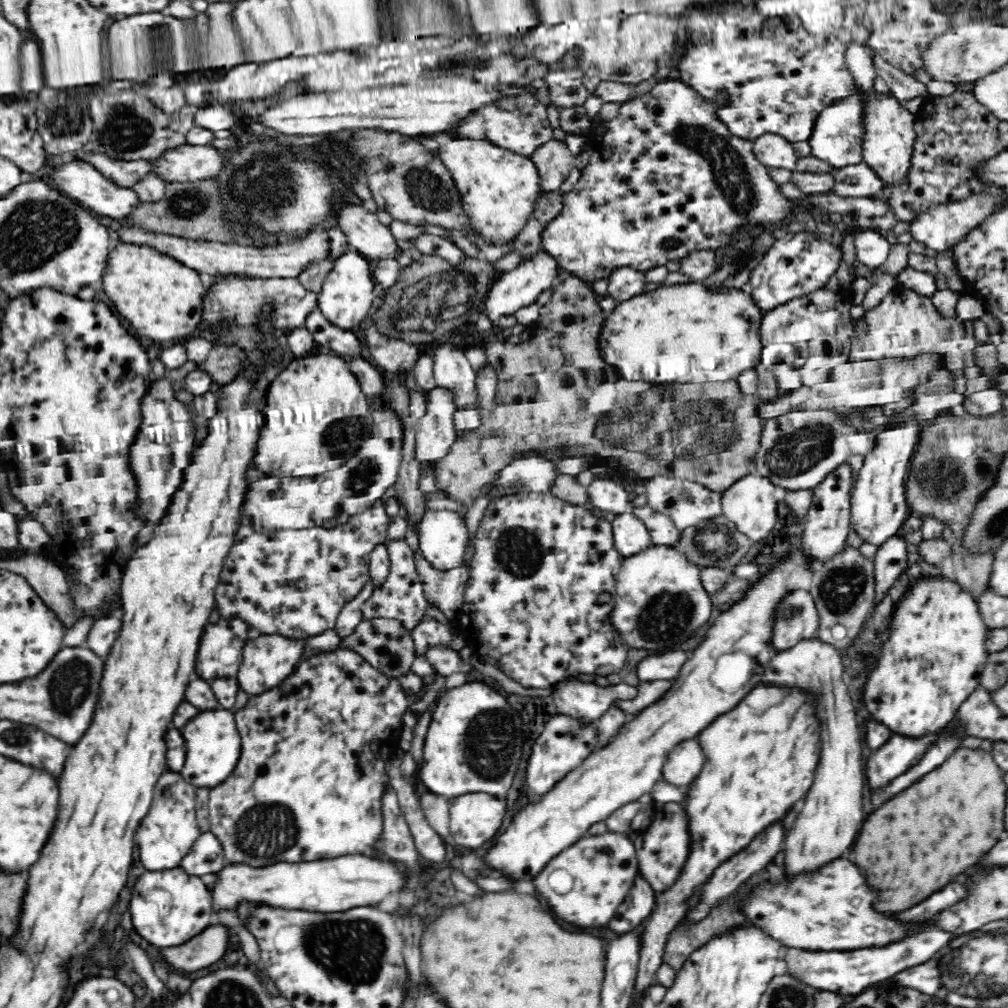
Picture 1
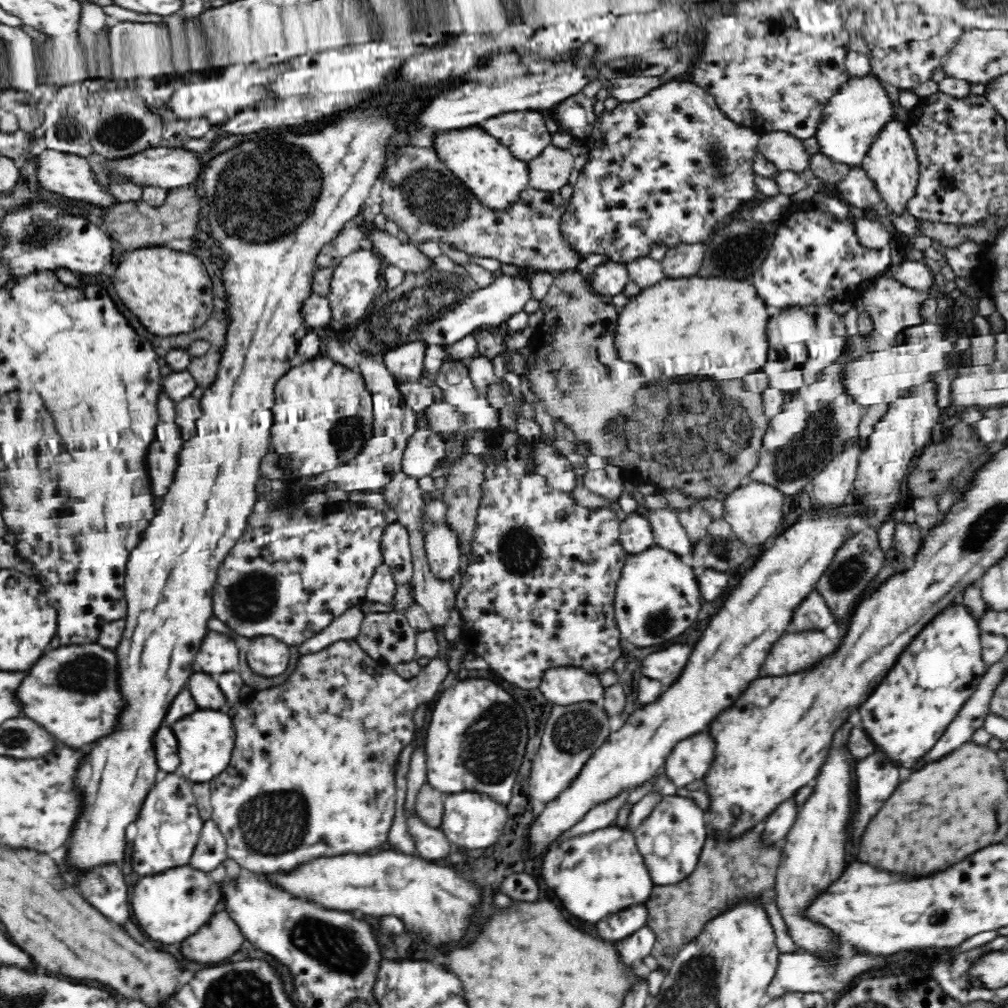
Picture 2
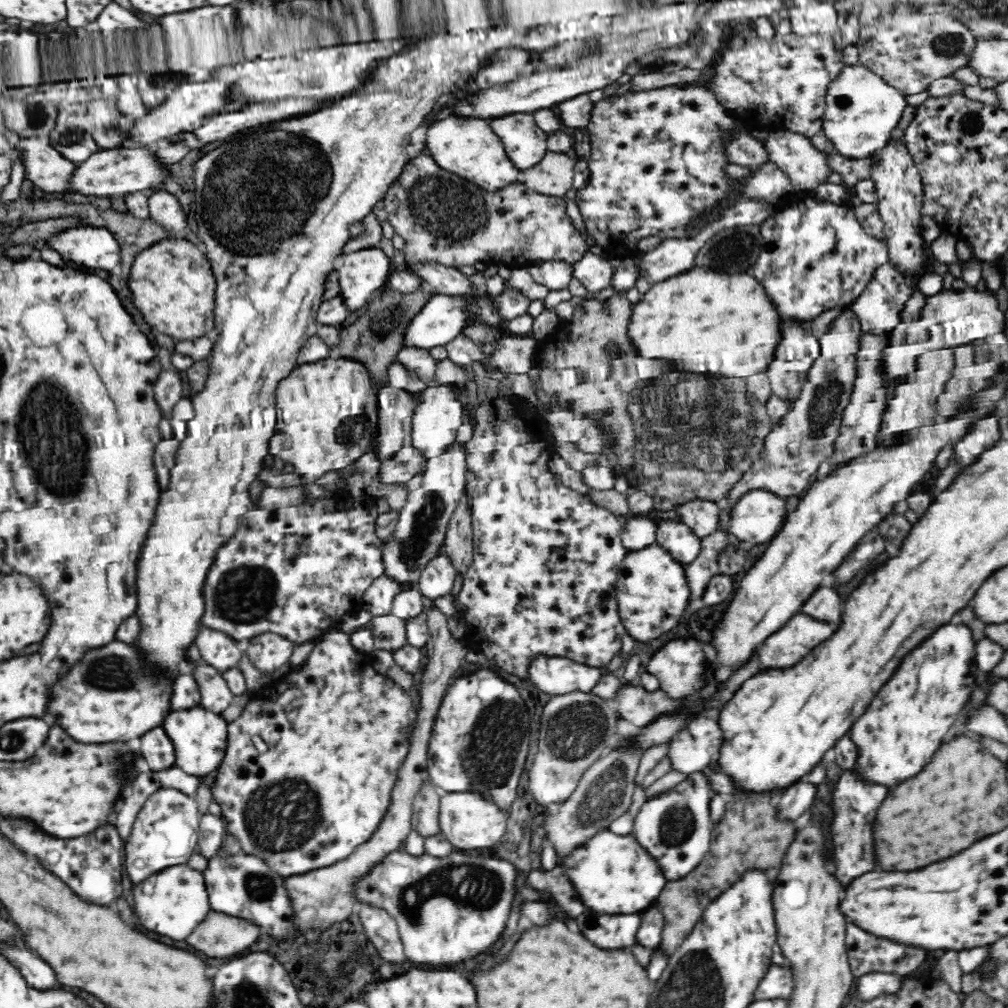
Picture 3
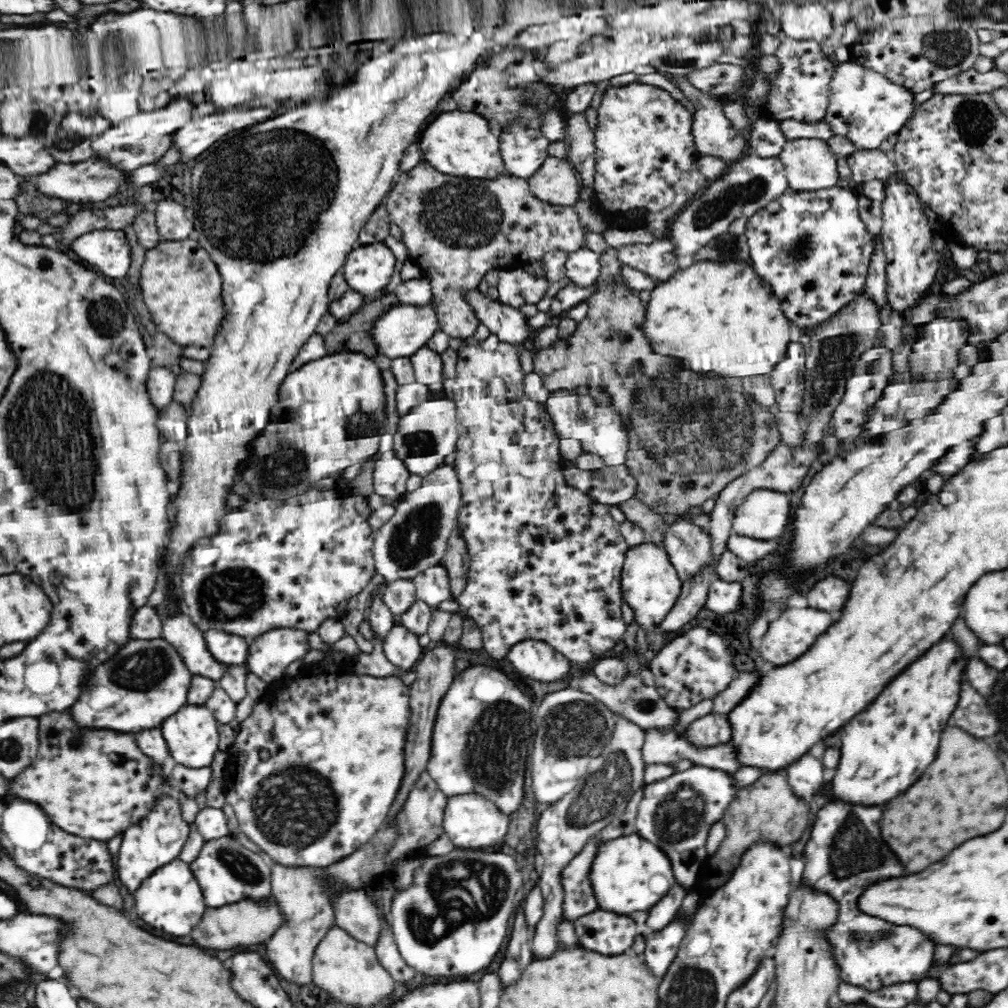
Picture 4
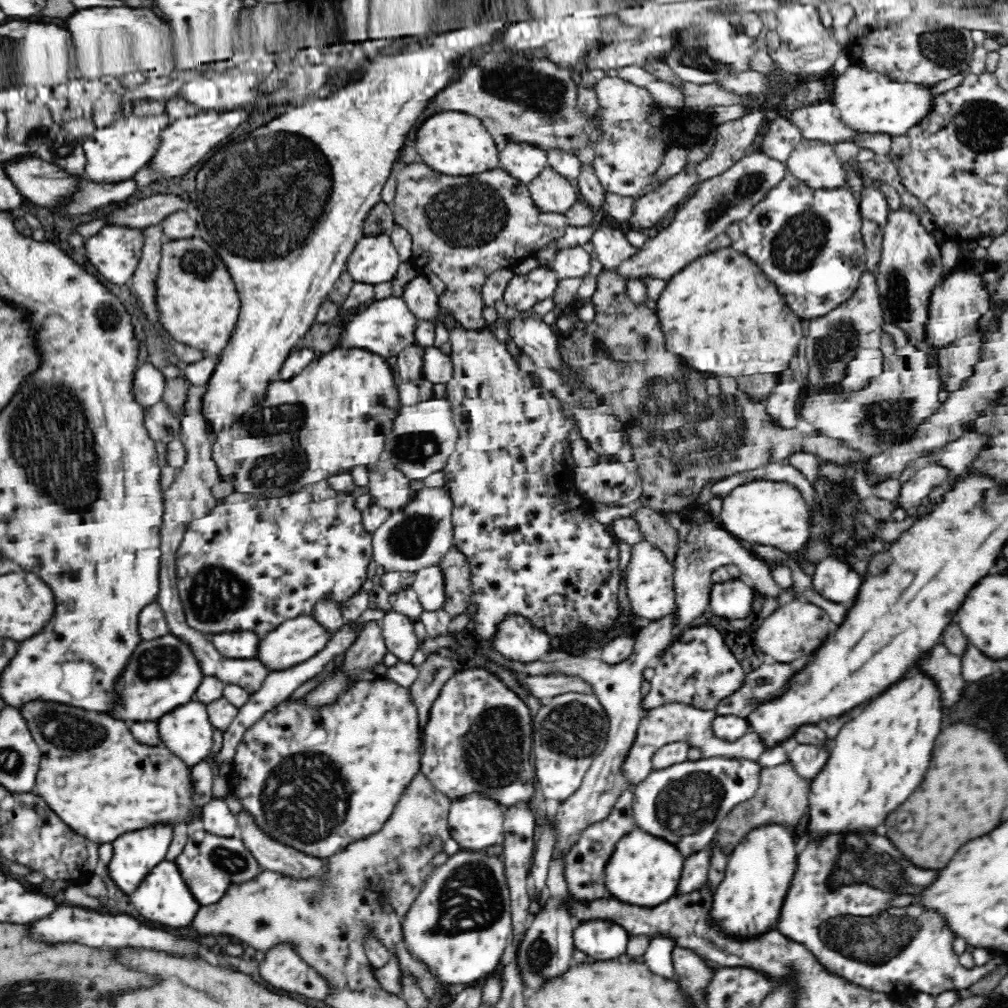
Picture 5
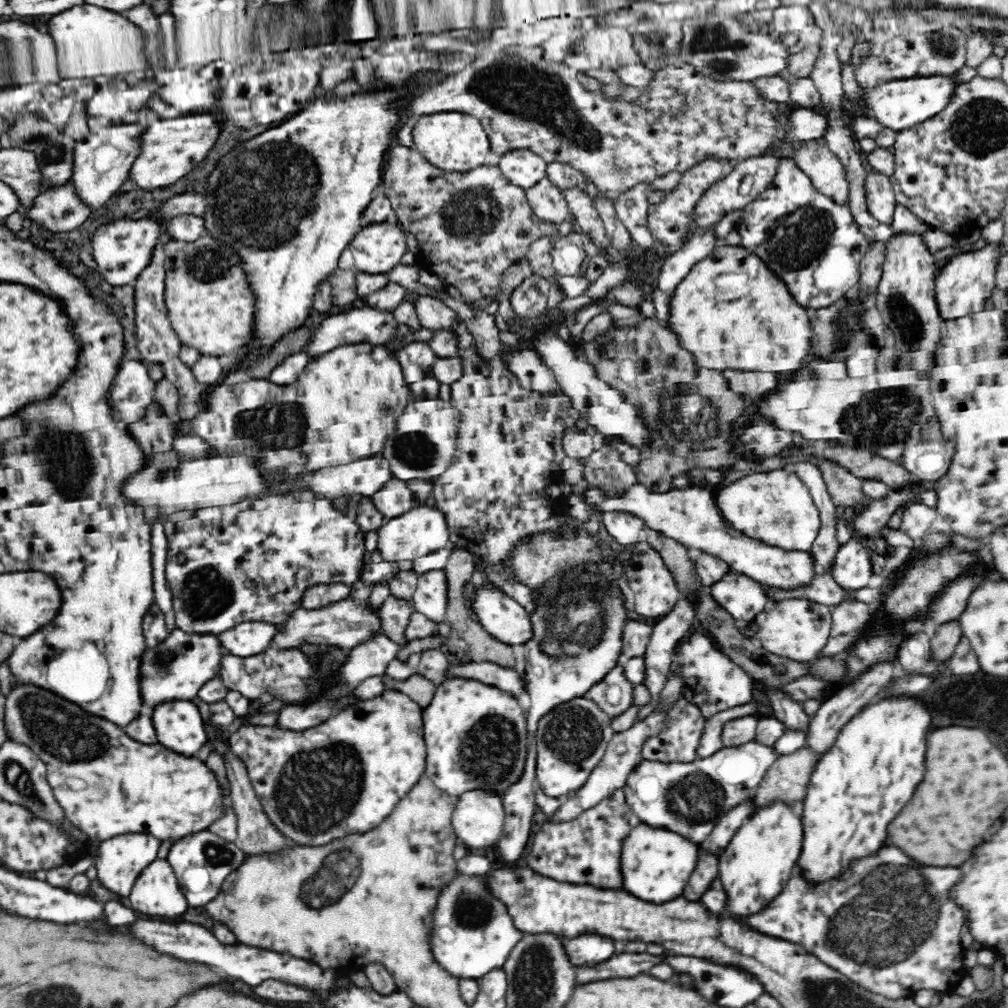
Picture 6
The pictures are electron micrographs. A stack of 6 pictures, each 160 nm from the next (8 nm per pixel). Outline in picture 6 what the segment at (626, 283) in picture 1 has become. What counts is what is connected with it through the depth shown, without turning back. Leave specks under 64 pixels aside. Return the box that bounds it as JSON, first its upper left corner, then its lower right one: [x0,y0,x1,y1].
[550,229,586,277]

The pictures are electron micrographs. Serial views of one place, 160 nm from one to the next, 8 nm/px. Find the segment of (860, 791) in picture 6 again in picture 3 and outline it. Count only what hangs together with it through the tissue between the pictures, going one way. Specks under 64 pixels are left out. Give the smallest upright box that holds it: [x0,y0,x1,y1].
[852,622,980,784]

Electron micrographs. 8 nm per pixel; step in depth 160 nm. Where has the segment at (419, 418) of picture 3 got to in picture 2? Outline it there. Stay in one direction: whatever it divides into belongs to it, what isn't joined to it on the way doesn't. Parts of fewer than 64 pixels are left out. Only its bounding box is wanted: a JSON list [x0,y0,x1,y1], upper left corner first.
[425,395,463,441]

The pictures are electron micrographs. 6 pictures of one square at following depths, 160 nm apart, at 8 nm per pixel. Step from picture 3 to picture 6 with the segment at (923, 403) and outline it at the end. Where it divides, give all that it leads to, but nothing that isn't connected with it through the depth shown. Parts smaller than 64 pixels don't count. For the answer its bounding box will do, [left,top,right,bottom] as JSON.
[935,240,1004,321]

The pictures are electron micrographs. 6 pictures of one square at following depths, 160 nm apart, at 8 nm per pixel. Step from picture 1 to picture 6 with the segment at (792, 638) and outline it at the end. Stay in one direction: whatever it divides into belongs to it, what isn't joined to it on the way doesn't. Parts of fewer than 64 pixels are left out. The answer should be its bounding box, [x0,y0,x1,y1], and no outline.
[833,537,875,594]

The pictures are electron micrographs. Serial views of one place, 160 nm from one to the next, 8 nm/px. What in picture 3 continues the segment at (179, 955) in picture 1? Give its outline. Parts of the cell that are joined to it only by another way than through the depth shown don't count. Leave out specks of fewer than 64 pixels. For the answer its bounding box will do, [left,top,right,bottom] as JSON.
[186,909,259,958]

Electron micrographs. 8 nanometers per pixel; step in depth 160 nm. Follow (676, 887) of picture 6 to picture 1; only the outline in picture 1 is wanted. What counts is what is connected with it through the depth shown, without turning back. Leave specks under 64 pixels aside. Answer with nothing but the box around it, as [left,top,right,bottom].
[534,831,639,928]

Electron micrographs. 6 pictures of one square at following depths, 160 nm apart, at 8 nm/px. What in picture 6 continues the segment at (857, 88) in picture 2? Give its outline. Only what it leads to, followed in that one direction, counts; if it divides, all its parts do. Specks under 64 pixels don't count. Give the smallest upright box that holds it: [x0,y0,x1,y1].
[863,75,959,131]

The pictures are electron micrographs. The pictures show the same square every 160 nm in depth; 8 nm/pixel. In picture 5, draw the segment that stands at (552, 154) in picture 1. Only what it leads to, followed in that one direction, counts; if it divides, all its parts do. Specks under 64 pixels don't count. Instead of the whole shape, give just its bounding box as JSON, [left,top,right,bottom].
[527,166,580,214]

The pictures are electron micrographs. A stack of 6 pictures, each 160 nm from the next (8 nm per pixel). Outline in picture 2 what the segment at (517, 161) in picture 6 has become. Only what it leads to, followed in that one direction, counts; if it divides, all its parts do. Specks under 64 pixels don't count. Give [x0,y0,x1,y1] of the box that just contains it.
[480,110,553,161]

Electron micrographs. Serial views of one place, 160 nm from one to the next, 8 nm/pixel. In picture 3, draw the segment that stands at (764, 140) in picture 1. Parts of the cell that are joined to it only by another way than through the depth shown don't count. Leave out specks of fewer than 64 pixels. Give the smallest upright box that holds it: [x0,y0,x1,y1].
[763,131,830,191]

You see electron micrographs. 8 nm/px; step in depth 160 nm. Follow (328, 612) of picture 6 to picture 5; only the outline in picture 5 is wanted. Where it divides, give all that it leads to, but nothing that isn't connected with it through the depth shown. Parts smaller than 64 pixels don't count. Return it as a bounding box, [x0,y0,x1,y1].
[256,614,334,671]

